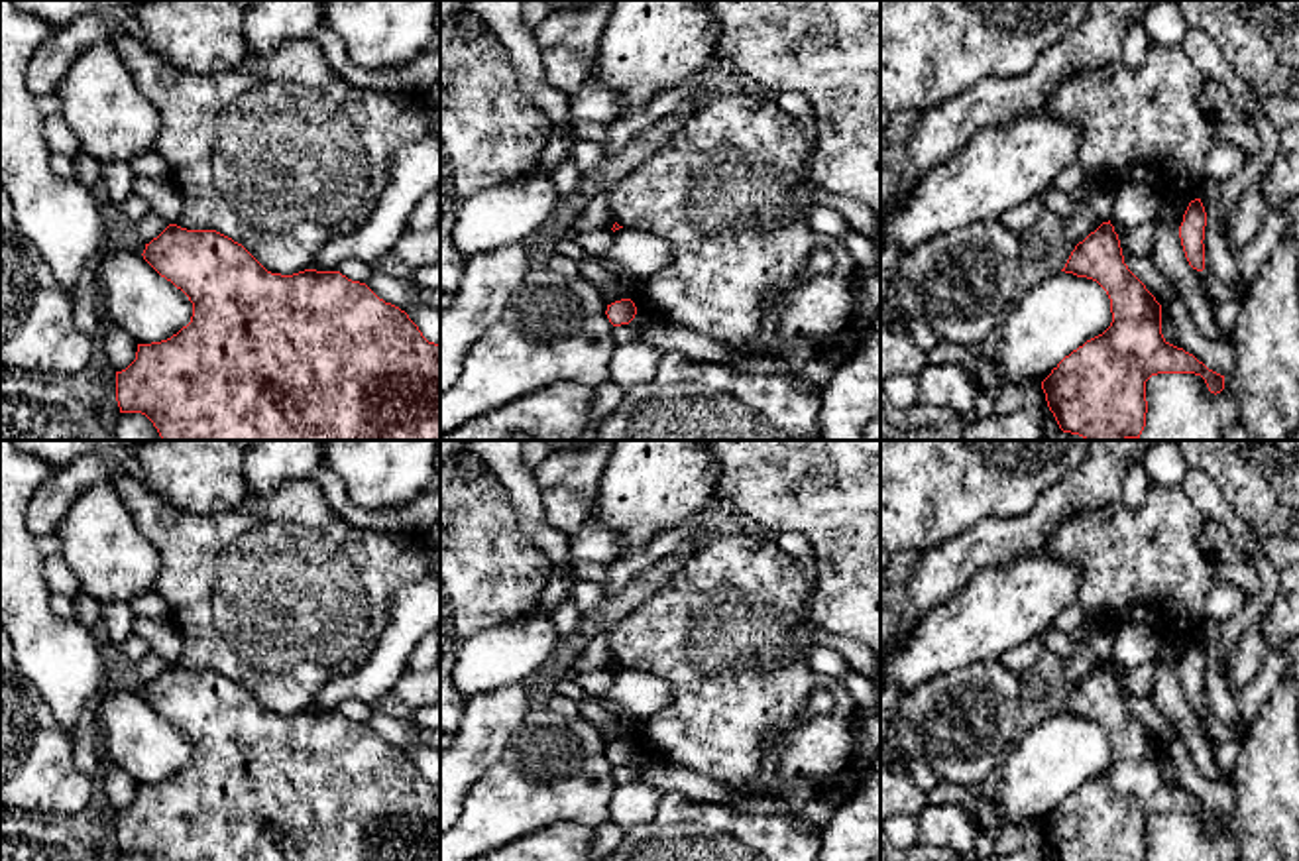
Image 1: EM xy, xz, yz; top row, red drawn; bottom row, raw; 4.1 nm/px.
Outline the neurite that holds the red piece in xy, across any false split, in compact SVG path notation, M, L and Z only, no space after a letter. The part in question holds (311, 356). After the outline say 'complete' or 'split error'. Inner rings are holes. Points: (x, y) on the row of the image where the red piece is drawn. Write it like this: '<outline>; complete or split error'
M169 224L145 244L141 256L193 303L187 326L167 340L138 344L136 360L116 372L120 413L145 415L161 440L440 440L440 344L428 342L405 311L379 299L366 283L352 281L340 271L271 273L232 238L216 230L187 230L177 224Z; complete

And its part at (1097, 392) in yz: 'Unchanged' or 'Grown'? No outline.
Unchanged

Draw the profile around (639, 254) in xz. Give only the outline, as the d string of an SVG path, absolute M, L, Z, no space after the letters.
M619 228L607 256L621 267L621 275L643 281L662 271L674 252L666 240L654 234Z

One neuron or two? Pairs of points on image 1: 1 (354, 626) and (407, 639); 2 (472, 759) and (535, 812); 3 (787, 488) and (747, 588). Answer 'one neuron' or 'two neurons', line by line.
1: two neurons
2: two neurons
3: two neurons

